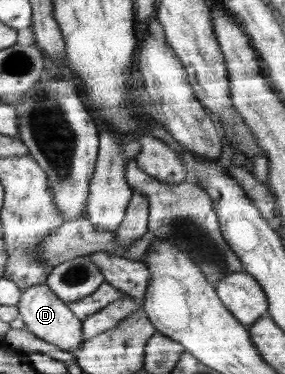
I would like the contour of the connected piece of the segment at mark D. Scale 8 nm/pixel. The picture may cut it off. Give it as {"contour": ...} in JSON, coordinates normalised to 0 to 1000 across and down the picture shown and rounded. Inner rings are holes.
{"contour":[[[158,757],[116,762],[88,773],[56,816],[67,842],[77,848],[88,877],[126,901],[204,925],[218,939],[260,949],[263,939],[295,917],[288,880],[295,864],[274,850],[232,807],[218,805]]]}

